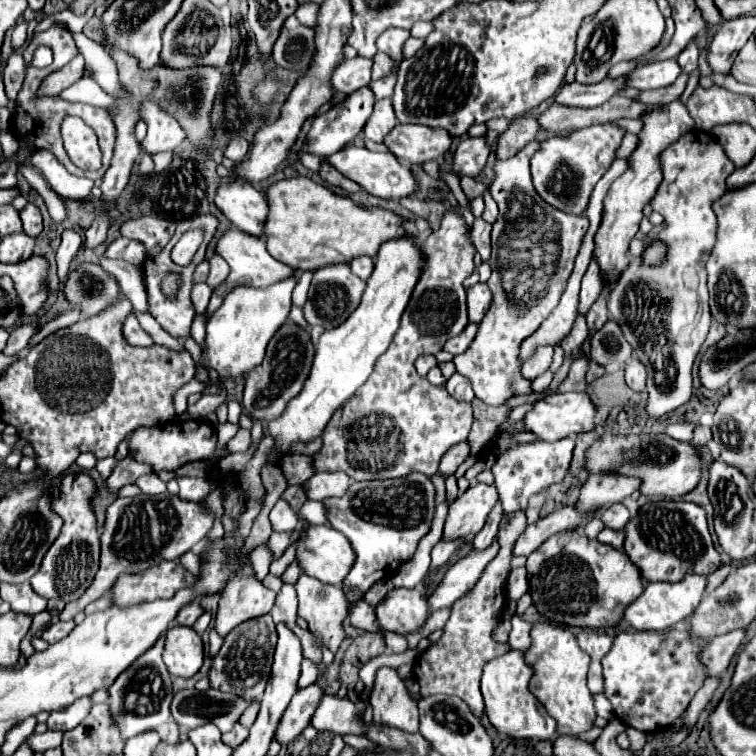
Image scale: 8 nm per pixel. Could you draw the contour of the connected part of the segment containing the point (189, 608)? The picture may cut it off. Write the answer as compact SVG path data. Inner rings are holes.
M194 601L194 603L190 603L190 605L184 605L180 611L178 611L178 615L176 615L176 625L194 625L194 621L200 617L204 613L204 609Z

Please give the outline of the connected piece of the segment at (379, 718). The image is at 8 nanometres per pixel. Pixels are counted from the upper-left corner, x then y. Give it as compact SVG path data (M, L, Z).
M382 667L378 671L370 703L374 709L374 725L418 733L418 707L410 699L404 679L398 677L396 669Z

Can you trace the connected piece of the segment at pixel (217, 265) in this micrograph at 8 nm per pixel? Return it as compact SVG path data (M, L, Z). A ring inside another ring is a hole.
M212 245L208 247L208 253L206 253L206 255L210 255L210 257L208 257L208 263L210 263L210 275L208 275L206 283L208 283L210 287L218 287L218 285L226 279L226 275L228 275L230 269L226 267L226 261L224 261L224 259L218 259L218 255L210 253L210 249L212 249Z

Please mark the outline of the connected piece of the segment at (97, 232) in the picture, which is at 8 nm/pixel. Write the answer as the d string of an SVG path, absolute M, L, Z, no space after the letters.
M98 211L92 227L86 231L84 247L94 249L94 247L102 245L106 241L106 231L108 231L108 215L106 215L106 211Z

